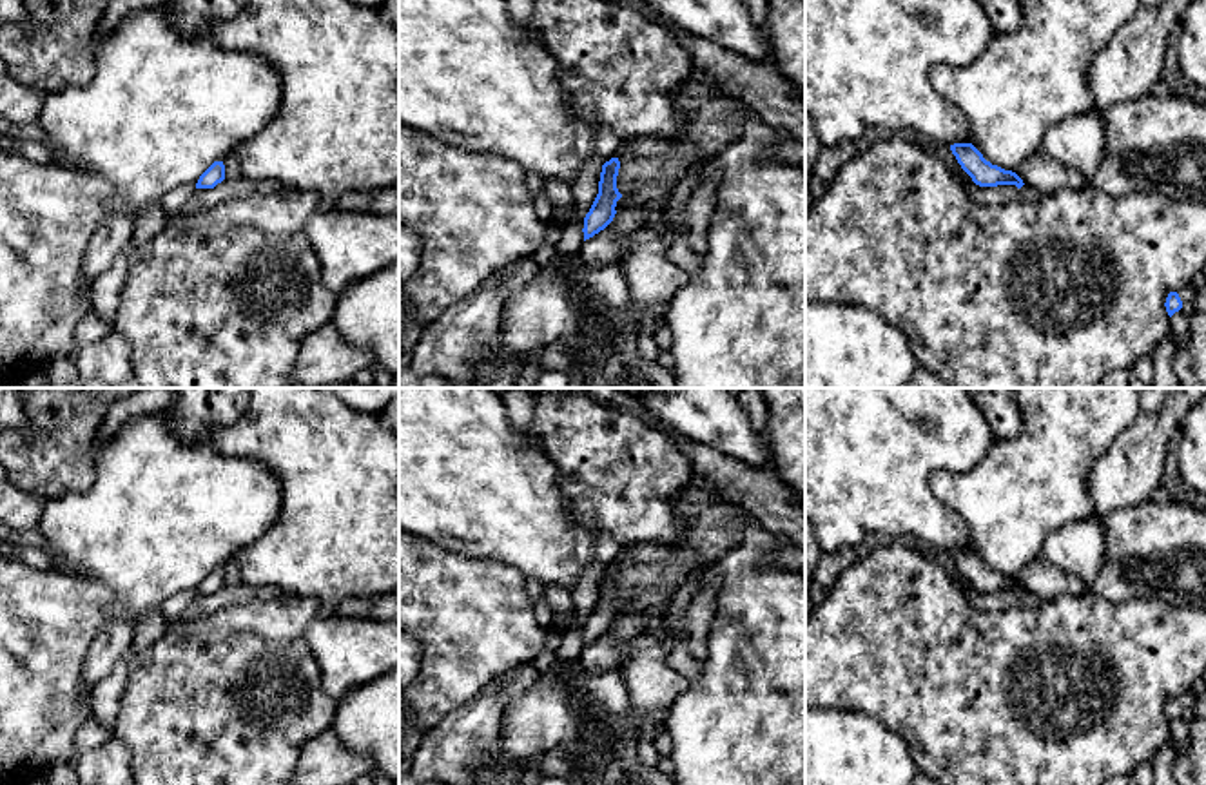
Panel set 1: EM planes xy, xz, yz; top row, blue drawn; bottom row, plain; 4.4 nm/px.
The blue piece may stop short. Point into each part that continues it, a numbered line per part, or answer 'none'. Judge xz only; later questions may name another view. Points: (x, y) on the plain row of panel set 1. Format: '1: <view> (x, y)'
none

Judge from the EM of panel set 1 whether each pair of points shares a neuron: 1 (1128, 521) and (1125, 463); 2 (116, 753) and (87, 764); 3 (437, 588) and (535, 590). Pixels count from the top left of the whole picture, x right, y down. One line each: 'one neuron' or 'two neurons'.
1: two neurons
2: one neuron
3: two neurons

